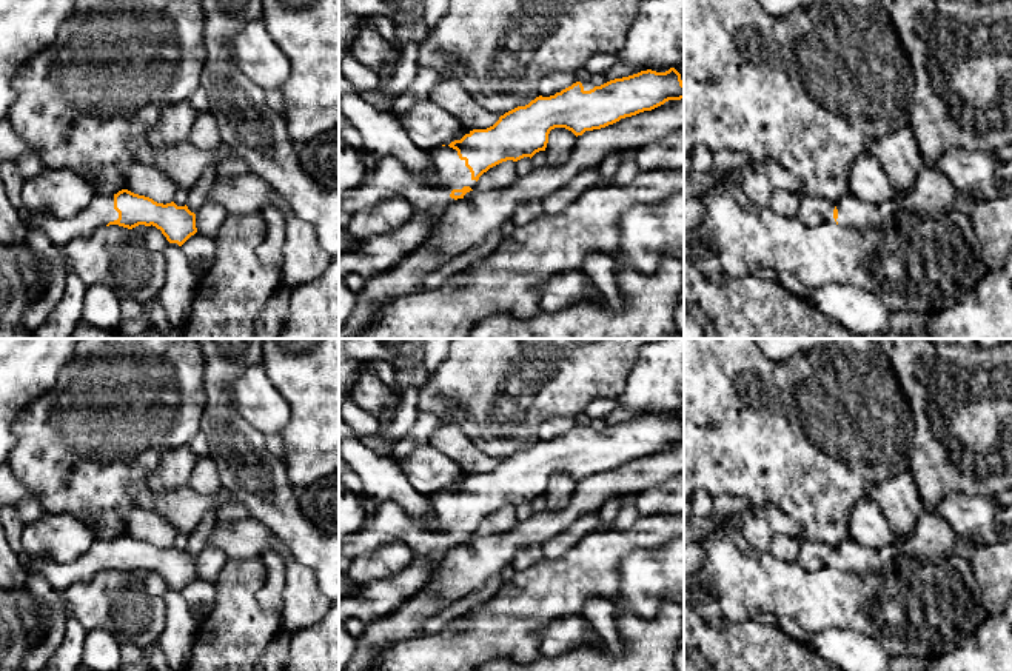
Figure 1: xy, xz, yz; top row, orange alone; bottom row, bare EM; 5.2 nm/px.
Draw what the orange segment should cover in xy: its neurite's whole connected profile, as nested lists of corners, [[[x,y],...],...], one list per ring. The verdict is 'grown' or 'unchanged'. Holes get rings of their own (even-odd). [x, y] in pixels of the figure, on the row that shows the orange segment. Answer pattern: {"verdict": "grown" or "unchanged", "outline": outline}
{"verdict": "grown", "outline": [[[122,189],[114,195],[97,194],[71,219],[59,219],[48,211],[32,212],[26,226],[42,229],[55,246],[91,235],[96,229],[119,225],[132,229],[139,225],[156,226],[169,243],[182,246],[197,232],[196,214],[188,206],[157,203],[149,197]]]}

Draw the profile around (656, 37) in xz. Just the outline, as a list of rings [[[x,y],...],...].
[[[644,0],[618,57],[636,66],[675,68],[684,58],[684,0]]]

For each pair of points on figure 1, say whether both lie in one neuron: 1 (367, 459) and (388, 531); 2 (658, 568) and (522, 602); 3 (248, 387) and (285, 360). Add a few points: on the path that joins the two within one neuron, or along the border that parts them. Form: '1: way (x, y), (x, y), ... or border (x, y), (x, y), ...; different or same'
1: border (376, 505), (395, 502), (415, 517); different
2: border (649, 551), (632, 551), (615, 568); different
3: border (261, 365), (270, 382), (288, 403); different

